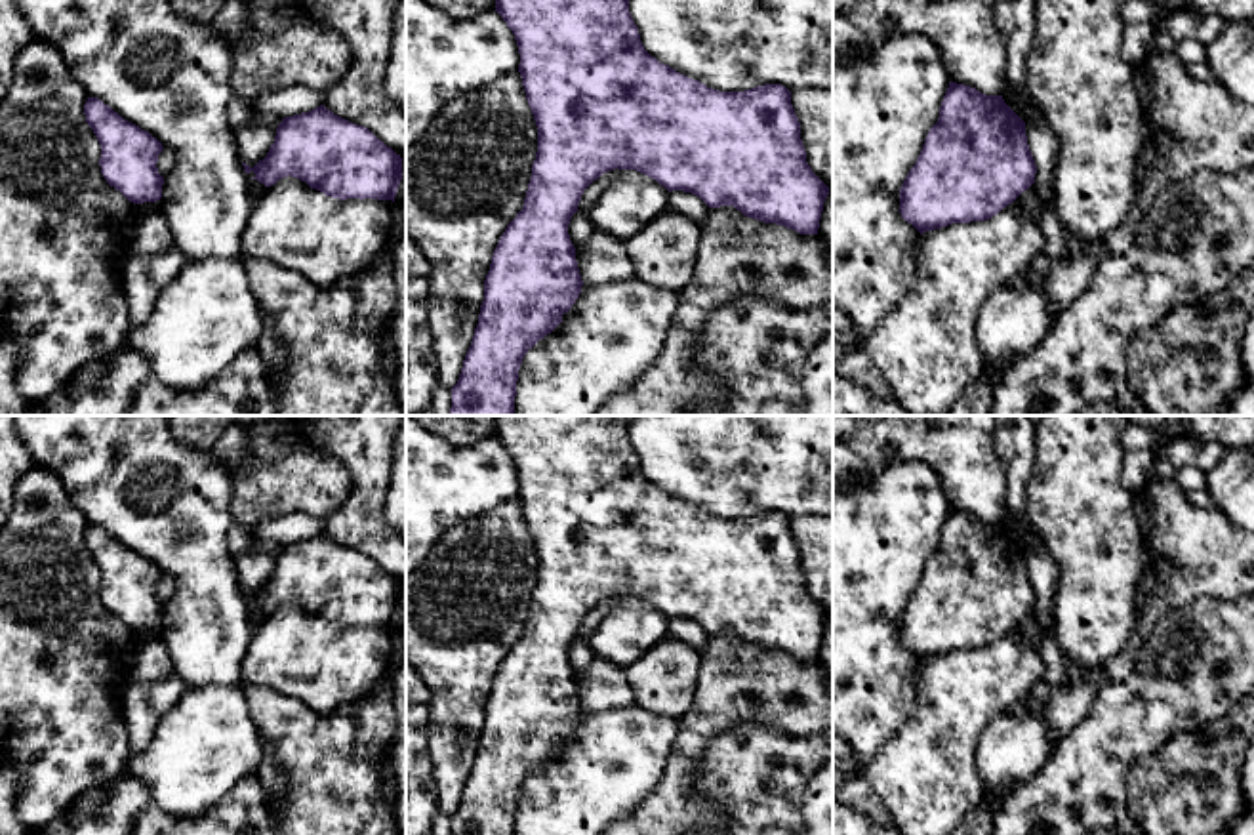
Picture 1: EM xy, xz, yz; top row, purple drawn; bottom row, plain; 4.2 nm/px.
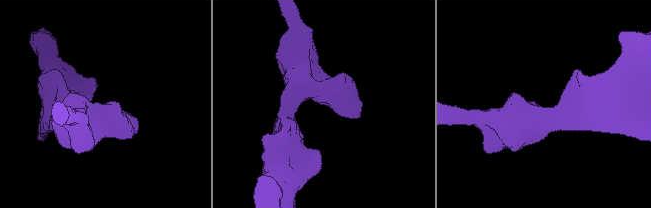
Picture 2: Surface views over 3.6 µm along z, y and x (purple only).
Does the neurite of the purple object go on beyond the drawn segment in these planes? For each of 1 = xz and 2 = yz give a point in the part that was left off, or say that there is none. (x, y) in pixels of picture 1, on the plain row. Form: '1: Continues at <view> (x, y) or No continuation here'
1: No continuation here
2: No continuation here

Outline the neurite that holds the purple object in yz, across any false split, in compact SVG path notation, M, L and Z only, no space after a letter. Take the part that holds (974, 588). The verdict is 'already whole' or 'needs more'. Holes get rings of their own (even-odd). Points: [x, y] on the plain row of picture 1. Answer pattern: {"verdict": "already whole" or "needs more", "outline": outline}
{"verdict": "already whole", "outline": "M949 509L940 545L900 616L900 641L920 662L985 648L1035 610L1025 549L1002 522Z"}

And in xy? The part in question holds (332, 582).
{"verdict": "already whole", "outline": "M324 532L282 545L267 583L253 595L242 593L265 614L292 602L339 627L394 629L402 606L400 581Z"}

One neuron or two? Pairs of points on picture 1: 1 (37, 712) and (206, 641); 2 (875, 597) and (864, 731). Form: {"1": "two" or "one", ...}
{"1": "two", "2": "one"}

